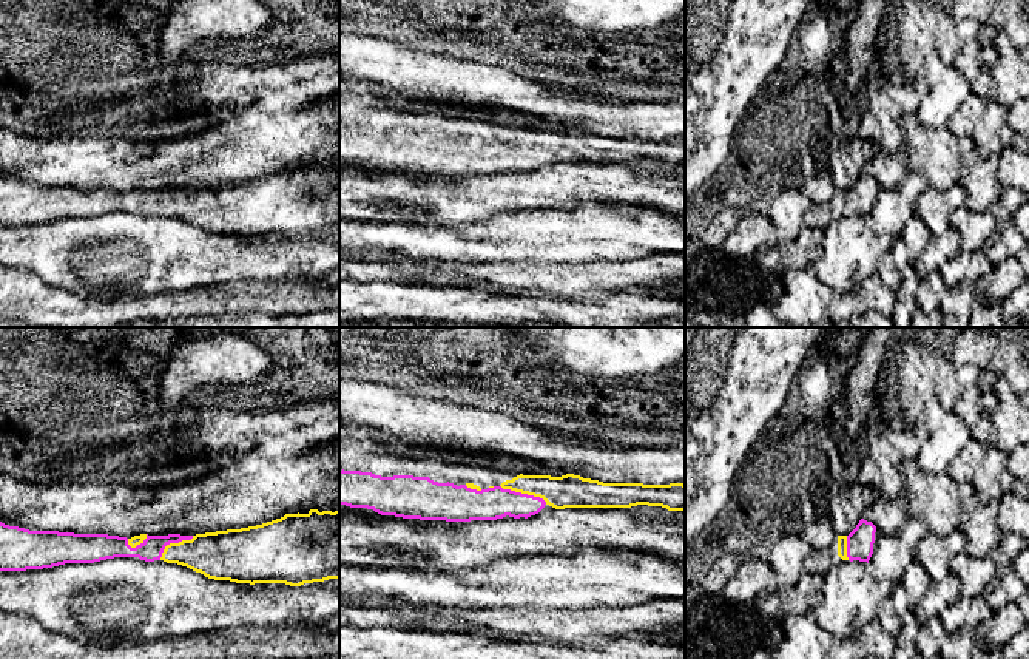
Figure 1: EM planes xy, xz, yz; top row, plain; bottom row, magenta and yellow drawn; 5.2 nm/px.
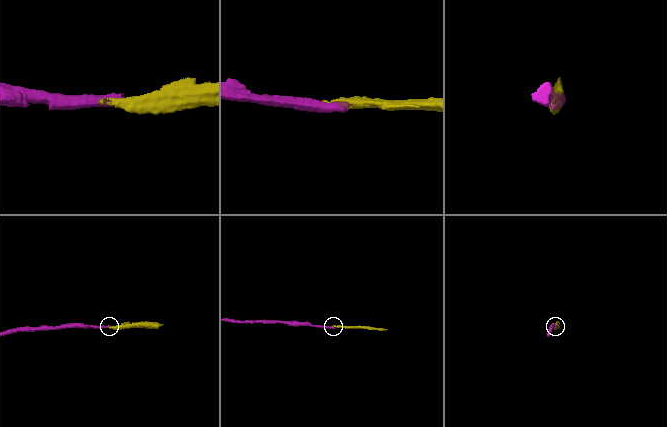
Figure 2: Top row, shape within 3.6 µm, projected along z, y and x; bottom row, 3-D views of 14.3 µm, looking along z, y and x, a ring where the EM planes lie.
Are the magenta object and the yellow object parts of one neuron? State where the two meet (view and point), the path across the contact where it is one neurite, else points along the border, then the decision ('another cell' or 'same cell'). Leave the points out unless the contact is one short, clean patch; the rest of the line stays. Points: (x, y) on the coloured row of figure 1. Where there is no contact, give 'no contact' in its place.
xz (523, 494) | across xz (491, 503), (523, 494), (534, 491), (568, 491) | same cell

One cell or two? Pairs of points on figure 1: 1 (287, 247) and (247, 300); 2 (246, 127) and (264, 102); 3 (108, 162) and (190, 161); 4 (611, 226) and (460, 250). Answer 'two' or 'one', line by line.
1: two
2: two
3: one
4: one

